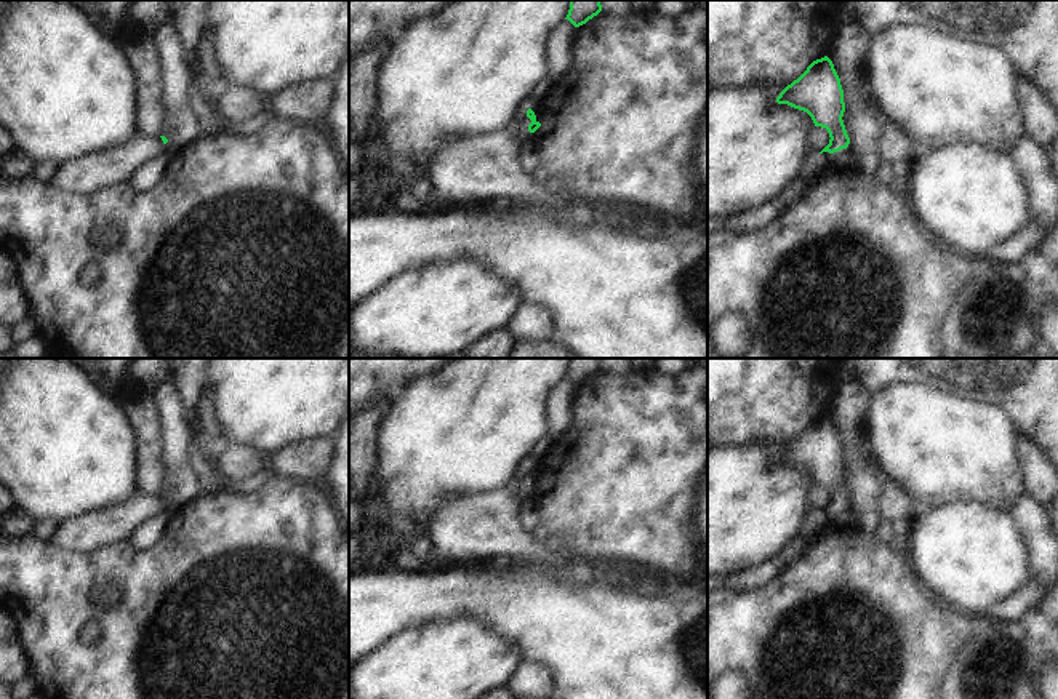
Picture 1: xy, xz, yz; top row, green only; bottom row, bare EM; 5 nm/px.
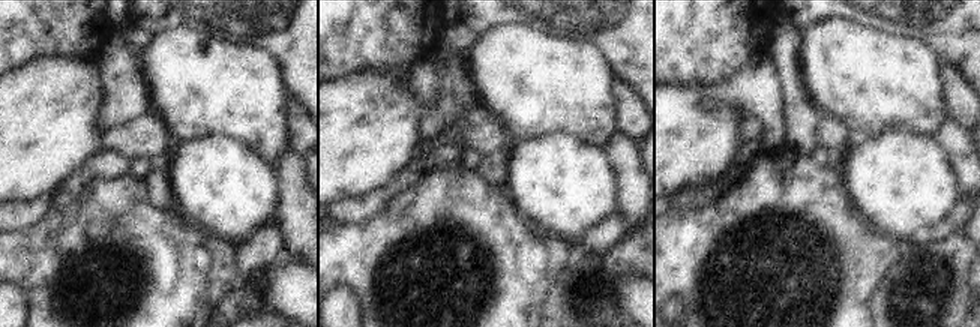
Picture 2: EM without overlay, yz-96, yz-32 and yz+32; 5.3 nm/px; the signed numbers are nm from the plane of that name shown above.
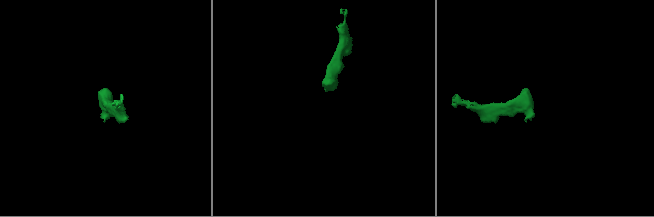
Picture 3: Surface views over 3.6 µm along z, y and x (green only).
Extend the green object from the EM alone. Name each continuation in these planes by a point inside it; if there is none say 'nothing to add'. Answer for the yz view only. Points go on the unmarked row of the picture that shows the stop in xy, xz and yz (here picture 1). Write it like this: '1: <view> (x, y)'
nothing to add

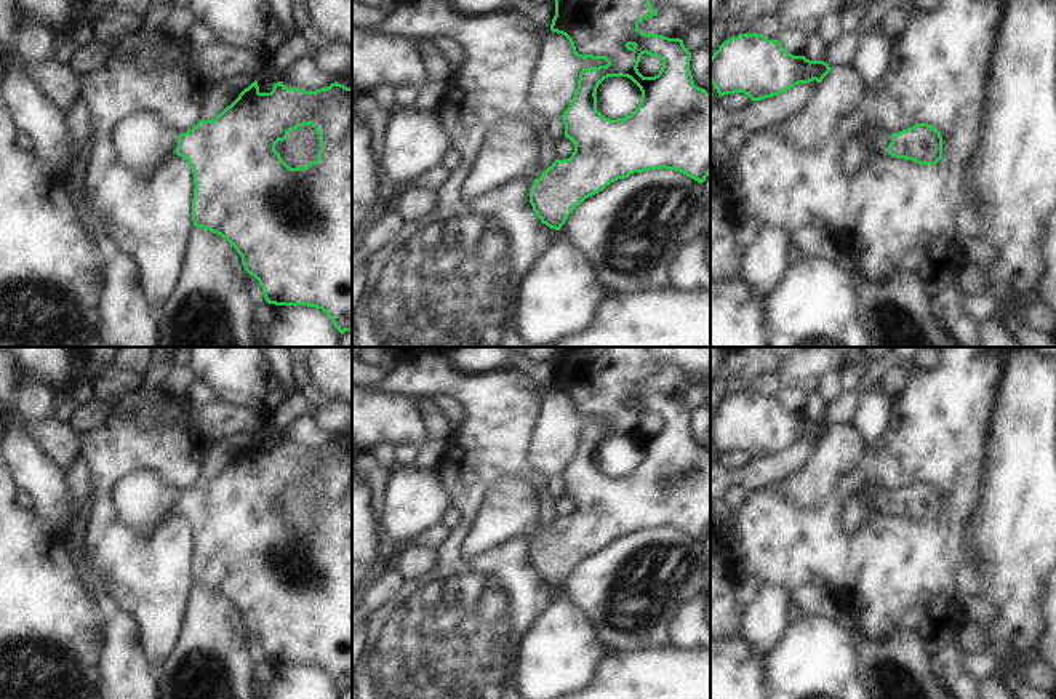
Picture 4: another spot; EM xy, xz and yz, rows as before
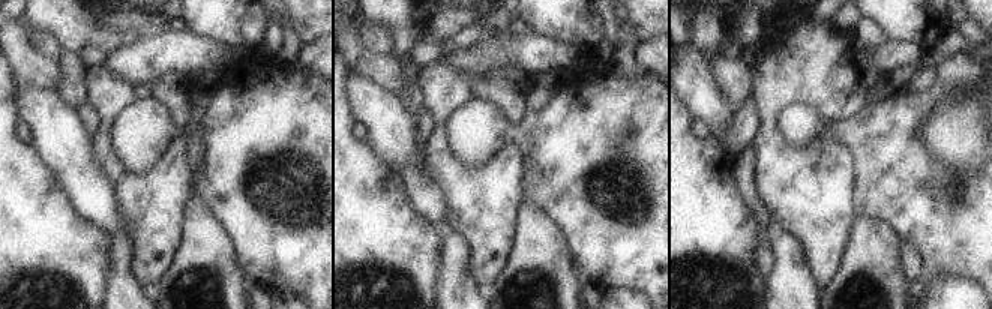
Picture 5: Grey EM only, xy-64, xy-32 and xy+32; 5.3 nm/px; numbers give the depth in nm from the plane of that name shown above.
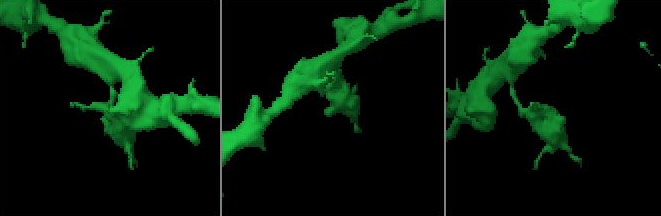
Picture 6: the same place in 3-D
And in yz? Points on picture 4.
1: yz (860, 507)

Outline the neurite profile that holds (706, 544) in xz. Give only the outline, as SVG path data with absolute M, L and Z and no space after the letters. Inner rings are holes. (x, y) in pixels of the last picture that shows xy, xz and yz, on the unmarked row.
M710 531L702 541L702 561L704 561L704 573L702 573L704 585L707 587L707 590L710 590Z

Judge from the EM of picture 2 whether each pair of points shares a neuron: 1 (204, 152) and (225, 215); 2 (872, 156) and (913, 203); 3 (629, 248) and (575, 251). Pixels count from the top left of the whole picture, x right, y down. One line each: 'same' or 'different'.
1: same
2: same
3: same

